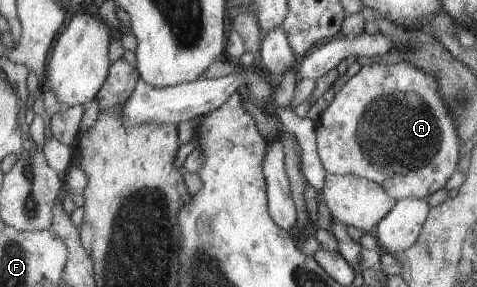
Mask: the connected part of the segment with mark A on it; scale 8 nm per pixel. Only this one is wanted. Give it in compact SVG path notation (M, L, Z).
M377 63L367 64L360 72L353 75L353 77L338 91L336 98L333 100L331 107L323 113L323 117L316 123L317 140L318 140L318 153L321 157L324 169L328 173L334 173L337 175L358 175L359 177L369 178L376 181L381 185L384 185L387 189L387 193L397 199L400 202L407 197L417 198L429 198L433 193L441 189L445 189L447 181L457 173L461 159L461 135L459 135L459 129L457 129L457 121L451 113L451 107L449 103L445 101L443 93L441 93L441 83L439 79L433 75L433 73L427 73L423 69L419 69L417 65L413 63L397 63L397 65L379 65Z

